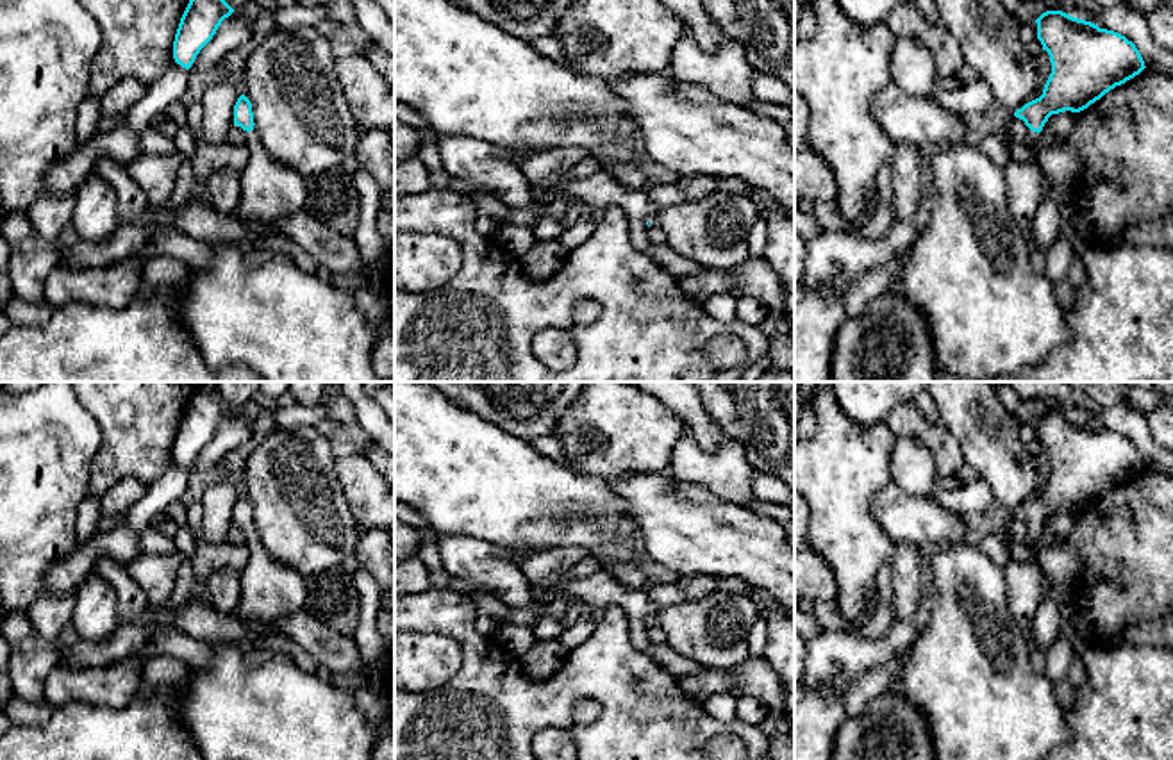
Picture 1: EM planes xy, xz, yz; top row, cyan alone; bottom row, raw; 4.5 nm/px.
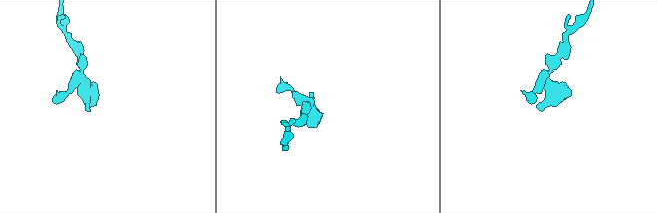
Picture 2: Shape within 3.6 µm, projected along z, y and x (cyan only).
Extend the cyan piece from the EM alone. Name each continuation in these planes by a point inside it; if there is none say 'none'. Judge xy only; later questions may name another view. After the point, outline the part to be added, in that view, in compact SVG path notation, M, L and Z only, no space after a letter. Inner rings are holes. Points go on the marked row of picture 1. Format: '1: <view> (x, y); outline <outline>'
1: xy (268, 190); outline M255 130L246 134L245 146L250 150L250 161L241 169L241 200L234 216L248 225L287 218L304 209L305 178L279 164Z

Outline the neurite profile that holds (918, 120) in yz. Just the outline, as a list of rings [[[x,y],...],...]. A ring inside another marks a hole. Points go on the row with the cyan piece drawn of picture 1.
[[[893,80],[873,96],[871,111],[894,145],[909,143],[928,150],[968,139],[961,114],[939,105],[932,96],[909,96]]]

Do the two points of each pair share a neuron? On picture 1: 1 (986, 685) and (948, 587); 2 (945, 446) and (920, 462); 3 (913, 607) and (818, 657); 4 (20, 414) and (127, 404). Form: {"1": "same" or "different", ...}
{"1": "same", "2": "different", "3": "same", "4": "different"}

